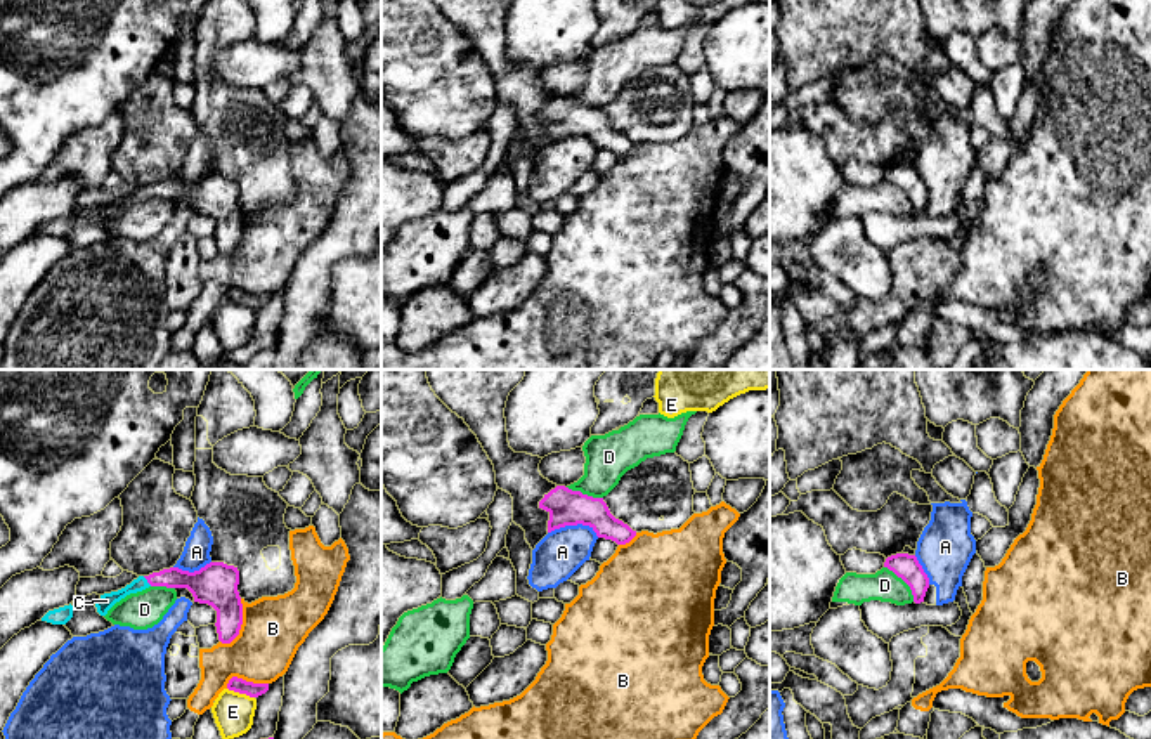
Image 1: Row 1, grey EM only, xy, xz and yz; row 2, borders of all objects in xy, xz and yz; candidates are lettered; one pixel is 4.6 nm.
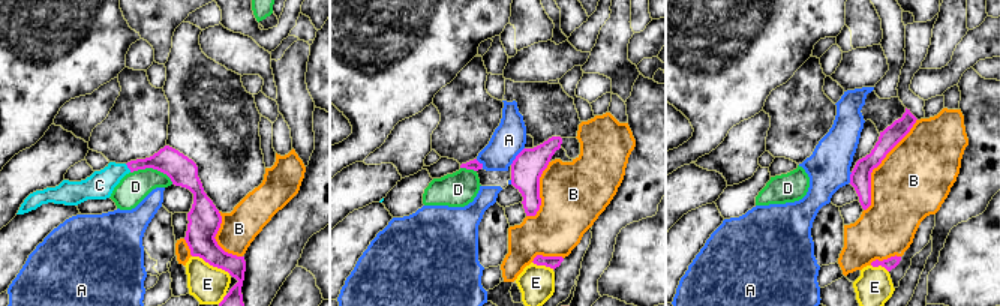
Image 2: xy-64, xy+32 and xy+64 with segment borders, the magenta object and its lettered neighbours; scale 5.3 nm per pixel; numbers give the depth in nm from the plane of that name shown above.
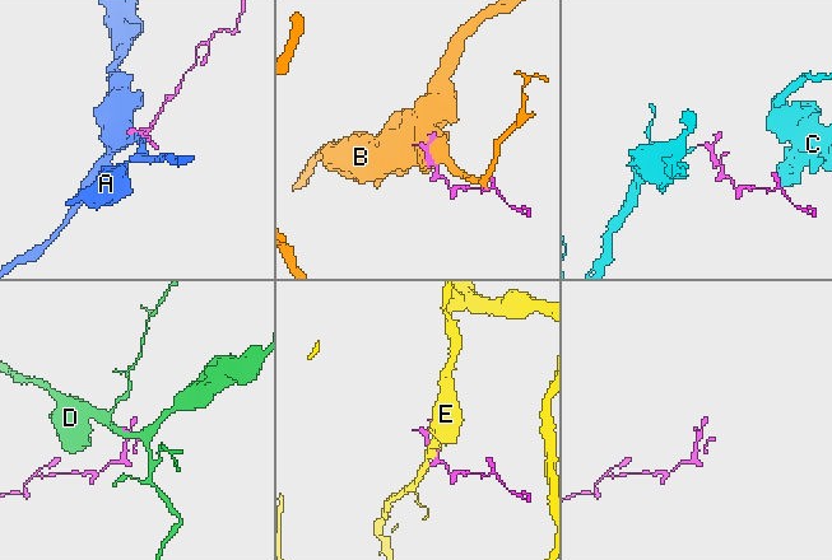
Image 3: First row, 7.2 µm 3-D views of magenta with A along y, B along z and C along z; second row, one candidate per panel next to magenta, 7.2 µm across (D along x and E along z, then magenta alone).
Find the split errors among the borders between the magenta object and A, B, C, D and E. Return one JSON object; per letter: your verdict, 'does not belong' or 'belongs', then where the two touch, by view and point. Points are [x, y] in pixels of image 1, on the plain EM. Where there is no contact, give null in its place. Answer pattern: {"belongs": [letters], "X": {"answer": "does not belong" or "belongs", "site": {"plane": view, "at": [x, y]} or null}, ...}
{"belongs": ["C"], "A": {"answer": "does not belong", "site": {"plane": "xz", "at": [574, 136]}}, "B": {"answer": "does not belong", "site": {"plane": "xy", "at": [241, 235]}}, "C": {"answer": "belongs", "site": {"plane": "xy", "at": [148, 193]}}, "D": {"answer": "does not belong", "site": {"plane": "yz", "at": [903, 191]}}, "E": {"answer": "does not belong", "site": {"plane": "xy", "at": [241, 304]}}}

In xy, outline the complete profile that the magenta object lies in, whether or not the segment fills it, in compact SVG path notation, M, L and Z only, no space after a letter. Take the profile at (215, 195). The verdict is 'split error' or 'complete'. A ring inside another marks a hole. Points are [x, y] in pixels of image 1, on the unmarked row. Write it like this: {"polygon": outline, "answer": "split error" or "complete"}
{"polygon": "M210 173L194 184L170 179L149 187L139 187L125 199L101 206L95 219L101 227L106 227L116 213L149 198L187 199L194 213L208 215L217 222L215 238L218 252L231 255L239 246L243 236L243 215L237 196L237 179L224 173Z", "answer": "split error"}

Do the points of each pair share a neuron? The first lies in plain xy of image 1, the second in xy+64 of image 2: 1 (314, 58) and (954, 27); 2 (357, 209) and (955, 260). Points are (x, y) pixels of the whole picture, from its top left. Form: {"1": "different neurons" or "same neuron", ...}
{"1": "same neuron", "2": "different neurons"}

